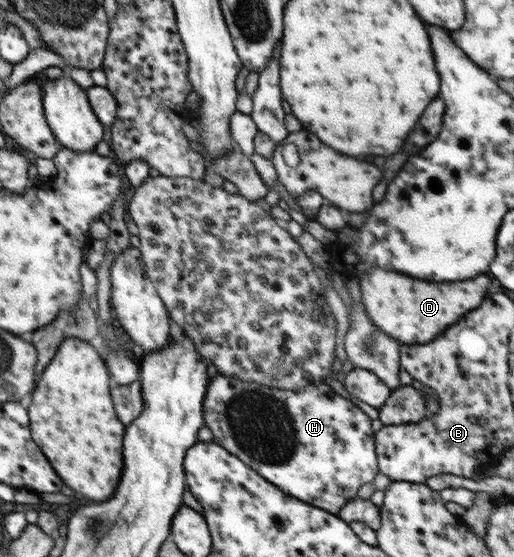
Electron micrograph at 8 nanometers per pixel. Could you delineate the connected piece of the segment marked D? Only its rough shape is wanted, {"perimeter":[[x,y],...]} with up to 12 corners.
{"perimeter":[[370,268],[367,314],[424,344],[476,309],[490,279],[432,283]]}

